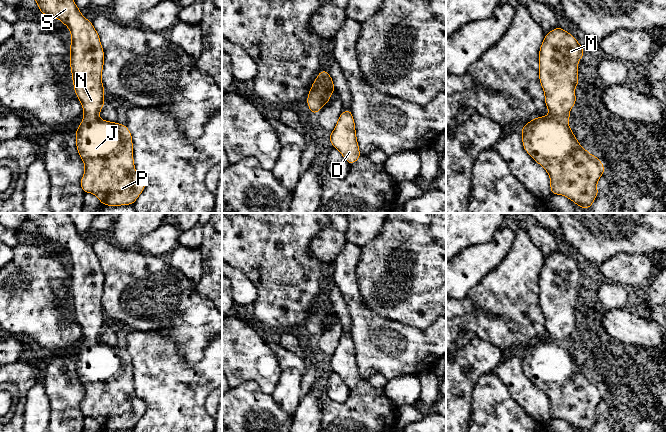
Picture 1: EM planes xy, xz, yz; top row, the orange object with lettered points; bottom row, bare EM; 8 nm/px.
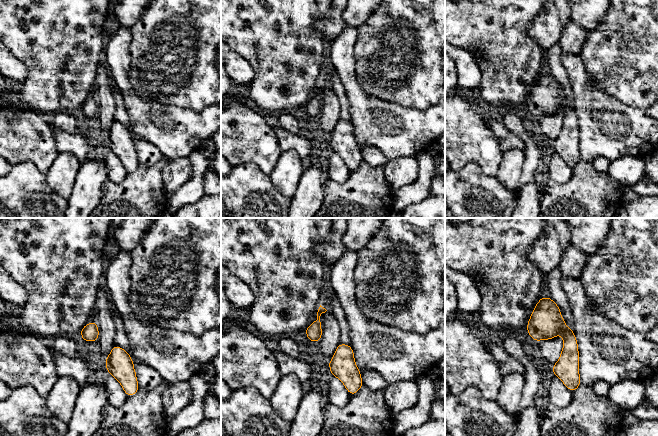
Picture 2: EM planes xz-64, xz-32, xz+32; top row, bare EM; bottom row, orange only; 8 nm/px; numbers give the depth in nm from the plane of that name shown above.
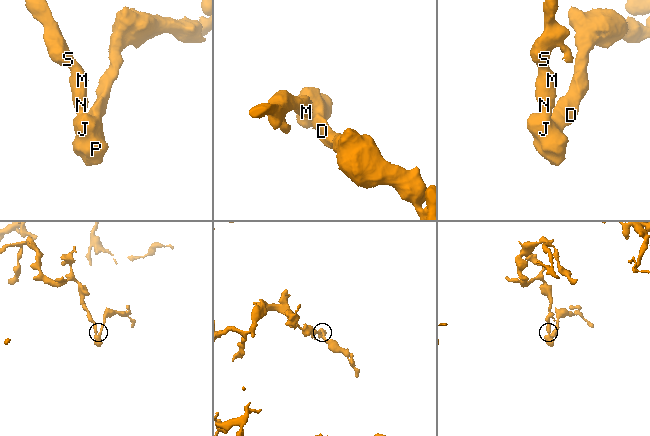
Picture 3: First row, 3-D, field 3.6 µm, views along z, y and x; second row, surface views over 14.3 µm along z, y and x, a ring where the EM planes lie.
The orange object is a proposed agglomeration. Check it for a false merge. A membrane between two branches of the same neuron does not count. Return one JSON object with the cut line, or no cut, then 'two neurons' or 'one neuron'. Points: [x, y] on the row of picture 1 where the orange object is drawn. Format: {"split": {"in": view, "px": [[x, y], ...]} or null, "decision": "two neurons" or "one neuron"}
{"split": null, "decision": "one neuron"}

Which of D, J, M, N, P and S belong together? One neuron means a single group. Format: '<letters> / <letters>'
D J M N P S

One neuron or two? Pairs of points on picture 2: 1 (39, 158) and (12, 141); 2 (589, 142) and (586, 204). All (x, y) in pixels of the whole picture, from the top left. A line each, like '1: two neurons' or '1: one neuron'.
1: one neuron
2: two neurons

